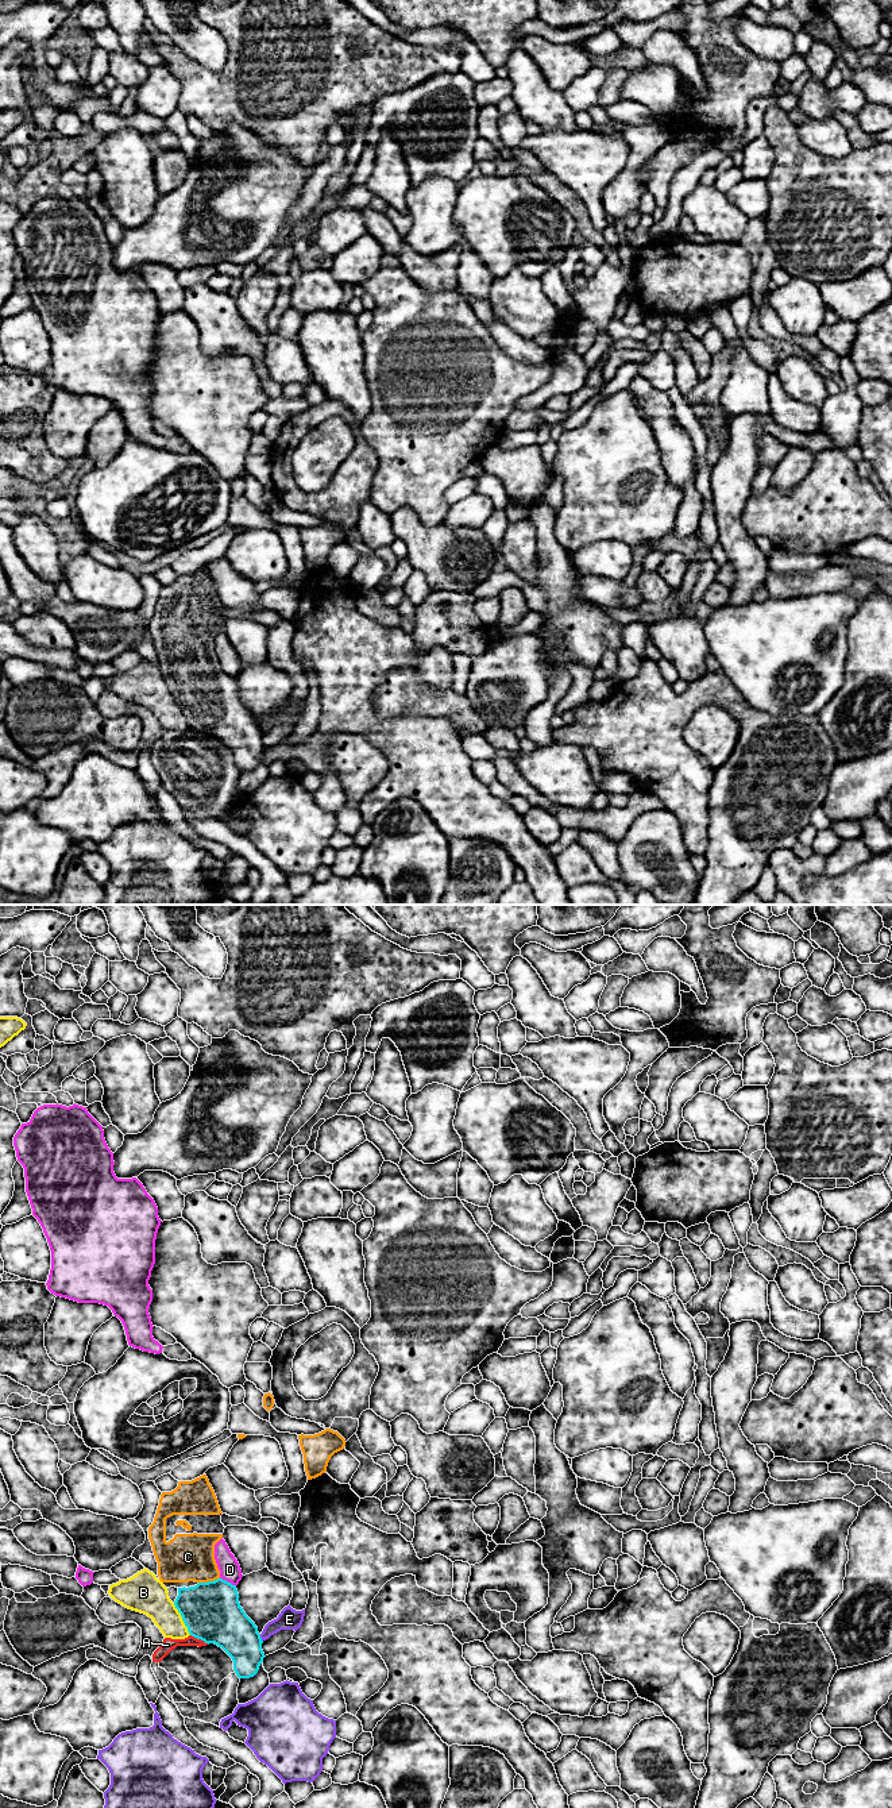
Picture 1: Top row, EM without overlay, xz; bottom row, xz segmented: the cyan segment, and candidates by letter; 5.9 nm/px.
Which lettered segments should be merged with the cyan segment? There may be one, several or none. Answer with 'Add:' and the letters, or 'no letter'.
Add: C

